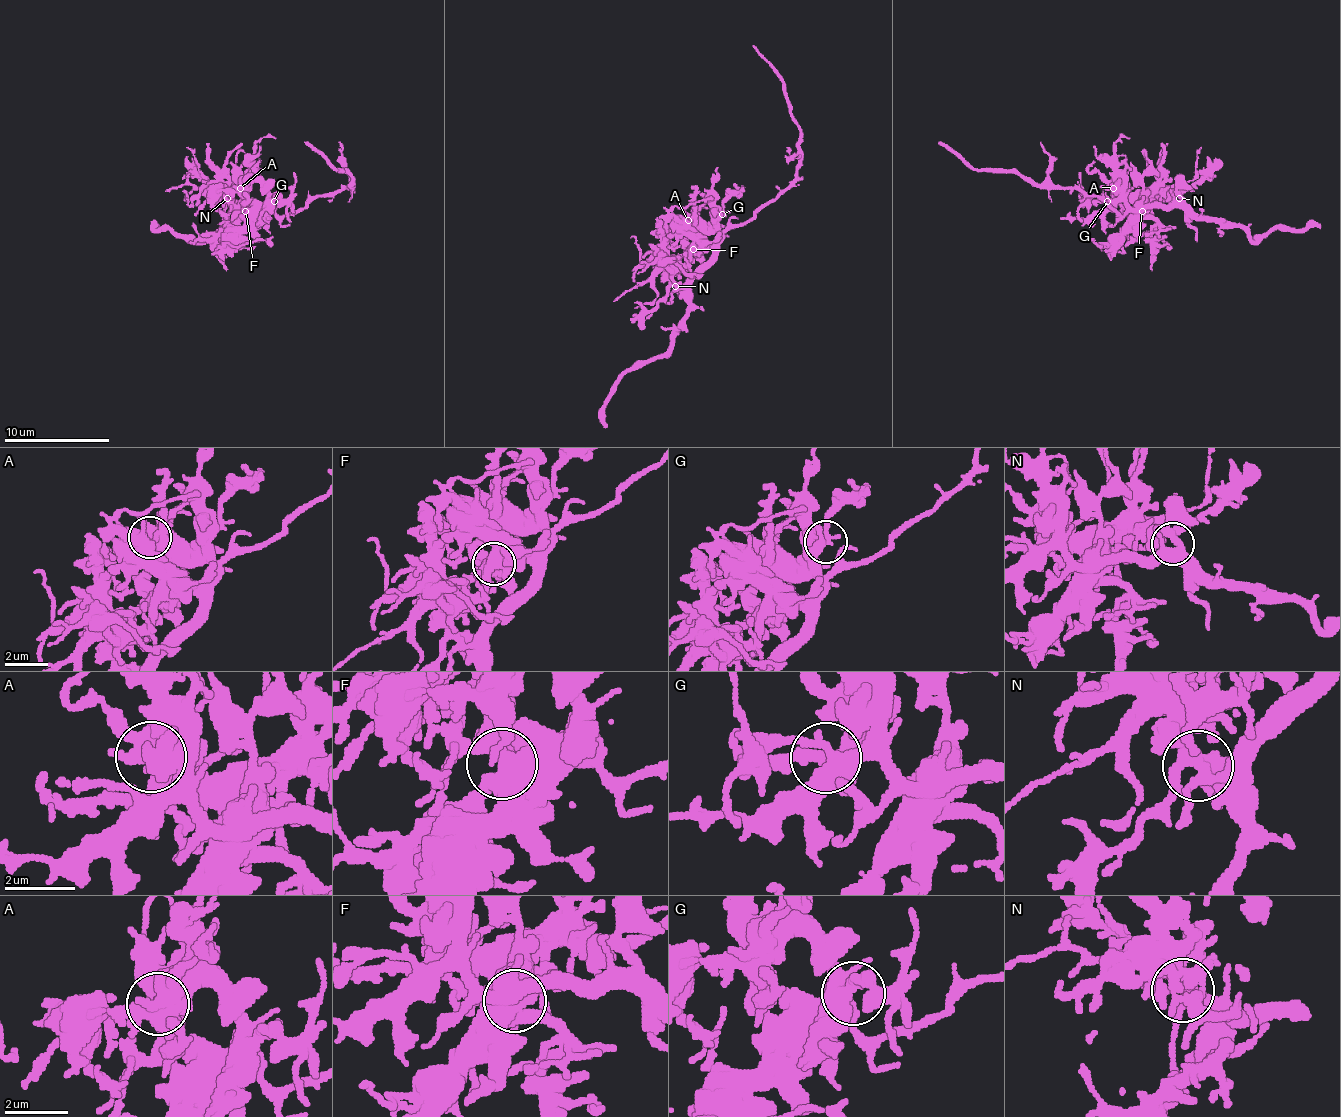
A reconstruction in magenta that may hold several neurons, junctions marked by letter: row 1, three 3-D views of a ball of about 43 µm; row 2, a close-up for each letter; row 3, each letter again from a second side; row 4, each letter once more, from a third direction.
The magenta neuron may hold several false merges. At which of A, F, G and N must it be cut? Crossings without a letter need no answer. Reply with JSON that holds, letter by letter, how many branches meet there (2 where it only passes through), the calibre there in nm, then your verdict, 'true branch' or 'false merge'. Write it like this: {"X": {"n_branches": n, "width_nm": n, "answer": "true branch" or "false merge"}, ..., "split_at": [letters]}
{"A": {"n_branches": 3, "width_nm": 440, "answer": "true branch"}, "F": {"n_branches": 5, "width_nm": 650, "answer": "true branch"}, "G": {"n_branches": 3, "width_nm": 400, "answer": "true branch"}, "N": {"n_branches": 5, "width_nm": 360, "answer": "true branch"}, "split_at": []}

